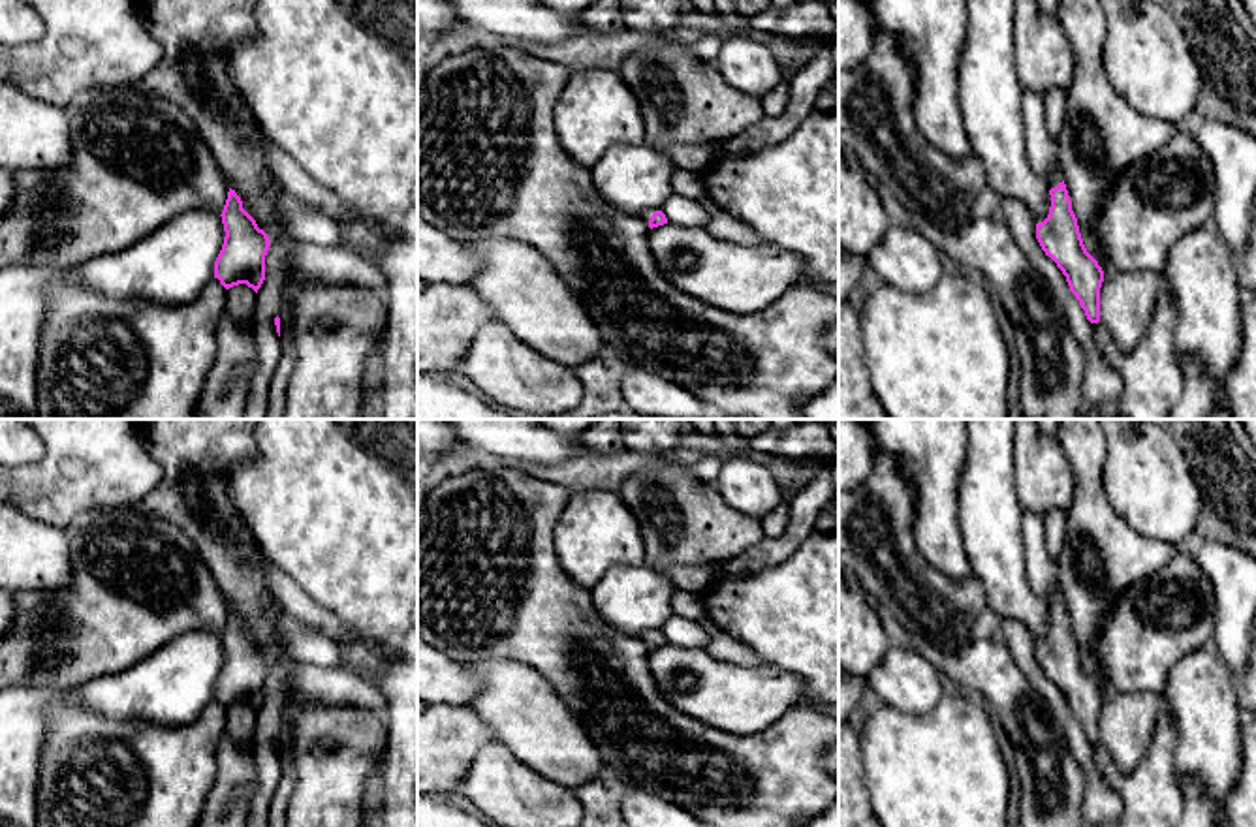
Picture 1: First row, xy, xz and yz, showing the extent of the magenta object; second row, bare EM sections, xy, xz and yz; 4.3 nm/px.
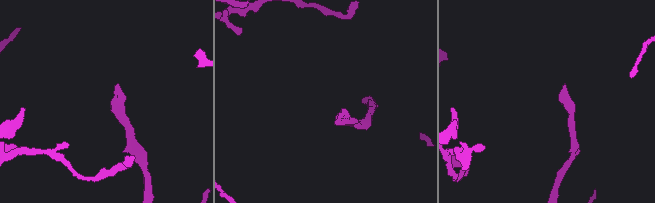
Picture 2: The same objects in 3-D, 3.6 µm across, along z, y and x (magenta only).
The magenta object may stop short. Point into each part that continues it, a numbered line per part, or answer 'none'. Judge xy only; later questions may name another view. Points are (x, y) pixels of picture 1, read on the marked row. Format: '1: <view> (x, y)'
none

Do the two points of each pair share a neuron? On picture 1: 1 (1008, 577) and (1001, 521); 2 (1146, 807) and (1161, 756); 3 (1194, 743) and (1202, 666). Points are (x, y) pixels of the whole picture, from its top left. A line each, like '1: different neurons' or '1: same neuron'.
1: same neuron
2: same neuron
3: same neuron

